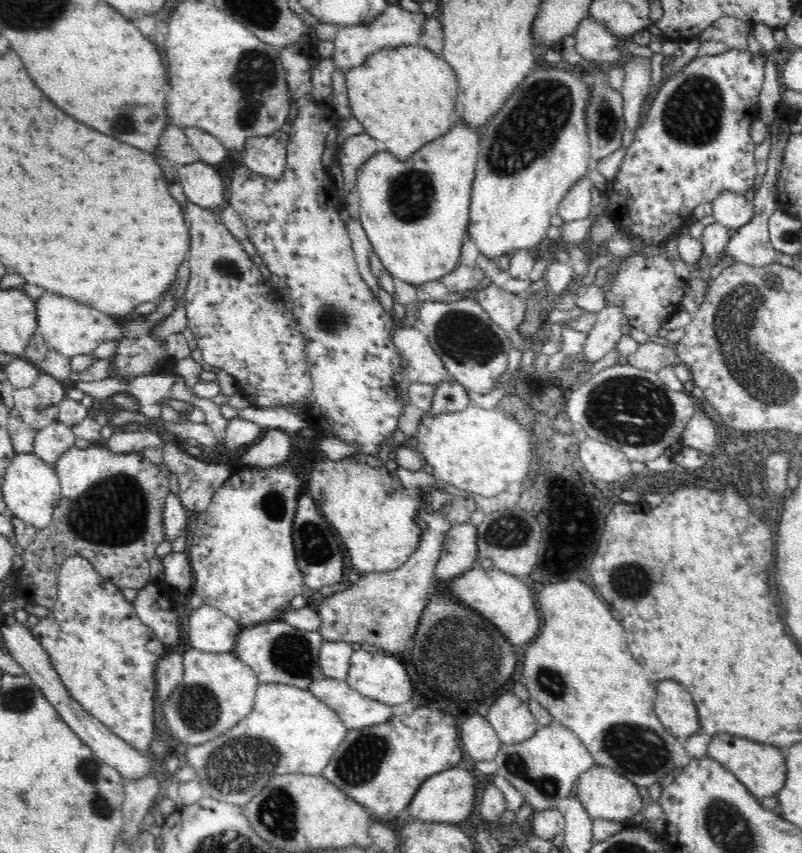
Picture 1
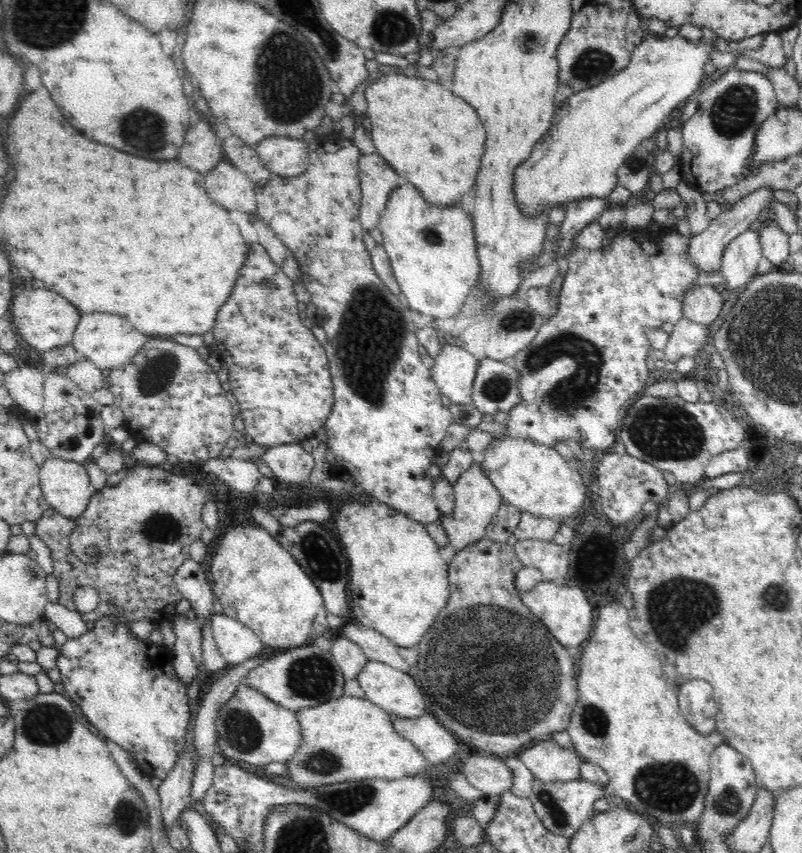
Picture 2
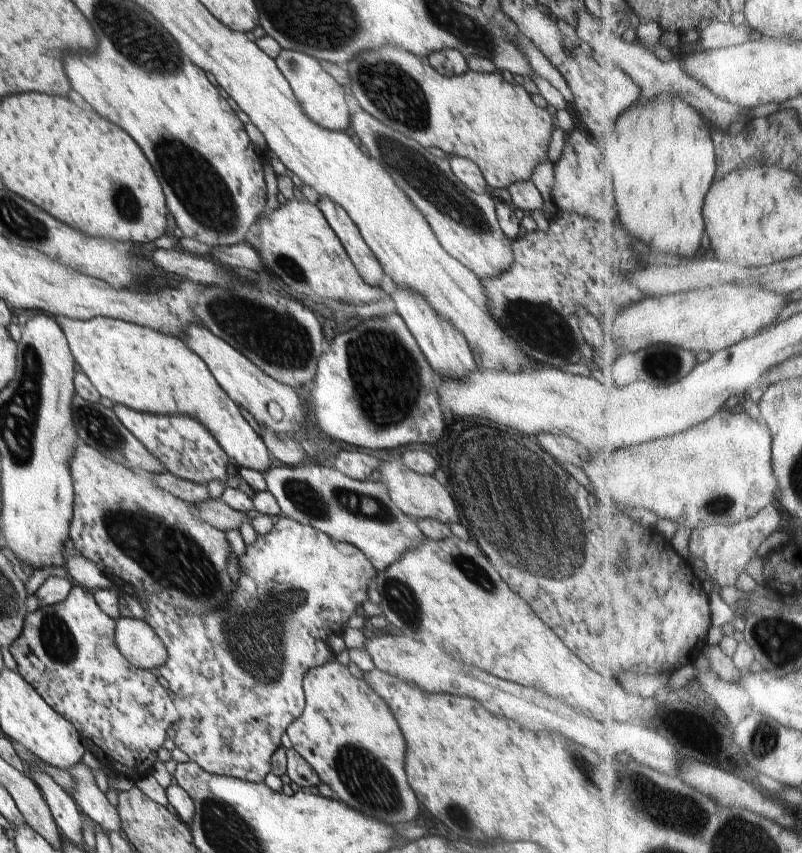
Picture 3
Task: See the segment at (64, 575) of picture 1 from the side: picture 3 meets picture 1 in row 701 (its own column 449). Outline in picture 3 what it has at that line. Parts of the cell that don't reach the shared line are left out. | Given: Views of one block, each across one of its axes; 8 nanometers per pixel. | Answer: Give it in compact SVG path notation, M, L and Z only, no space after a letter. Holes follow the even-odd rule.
M384 44L356 54L350 62L346 62L346 72L352 82L354 98L370 116L412 138L424 148L438 147L448 156L469 158L480 168L490 191L507 189L515 182L530 181L534 168L549 160L548 148L555 128L554 118L548 109L534 104L529 86L499 71L484 74L468 69L462 76L442 76L430 66L427 58L414 56L412 52L406 52L394 44Z

